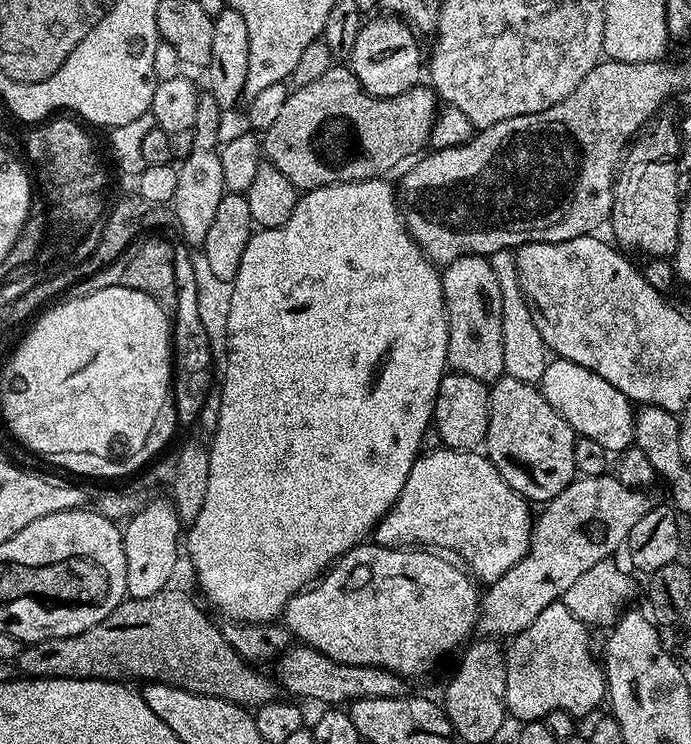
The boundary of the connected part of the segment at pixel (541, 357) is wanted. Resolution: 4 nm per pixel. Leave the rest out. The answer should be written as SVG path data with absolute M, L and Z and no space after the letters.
M513 249L498 250L489 257L502 295L503 366L507 376L528 384L538 384L545 373L549 355L544 339L533 322L533 314L518 282L516 255Z

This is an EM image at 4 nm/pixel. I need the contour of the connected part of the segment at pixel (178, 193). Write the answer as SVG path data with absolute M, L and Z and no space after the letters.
M201 94L198 98L196 121L192 127L192 149L188 156L179 161L176 173L178 174L178 190L174 190L171 209L175 223L180 223L180 232L183 241L190 246L203 245L204 239L210 234L210 225L214 222L214 214L218 211L218 202L226 195L223 182L222 158L220 149L220 123L225 113L218 106L212 95Z

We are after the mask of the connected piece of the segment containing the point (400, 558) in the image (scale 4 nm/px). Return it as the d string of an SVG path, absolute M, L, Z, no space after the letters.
M375 542L358 544L315 583L290 598L282 613L282 623L301 645L318 650L338 662L378 666L409 677L420 676L430 671L440 656L456 647L459 649L478 624L481 593L477 581L459 563L451 562L456 563L439 551L425 550L420 546L384 548Z

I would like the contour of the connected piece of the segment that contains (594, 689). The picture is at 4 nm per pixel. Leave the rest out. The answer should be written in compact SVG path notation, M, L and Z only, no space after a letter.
M557 602L546 606L546 610L542 610L542 614L538 614L538 618L534 618L534 622L530 622L530 626L526 626L526 630L522 630L516 635L511 643L507 645L504 658L506 662L506 698L504 701L508 707L508 716L511 717L511 719L516 719L516 722L543 720L545 716L550 714L550 710L562 710L563 708L567 710L571 716L581 718L586 714L590 714L591 711L599 709L601 705L605 703L606 681L597 657L591 652L590 642L588 641L589 633L586 625L571 613L563 602Z

